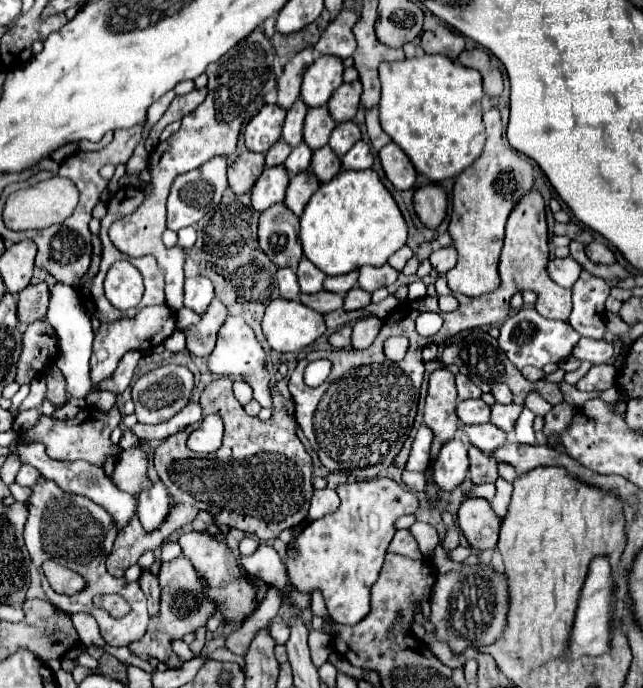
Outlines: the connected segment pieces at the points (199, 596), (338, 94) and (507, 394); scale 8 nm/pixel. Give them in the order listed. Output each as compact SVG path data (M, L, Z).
M183 554L171 562L161 564L159 584L161 584L161 614L157 618L151 618L151 624L149 624L143 640L133 642L129 648L131 648L131 652L135 652L139 656L147 654L147 656L169 662L169 668L179 668L183 662L177 658L175 652L171 652L171 640L183 638L185 634L195 632L199 626L205 626L211 616L219 614L219 608L211 598L207 598L205 580L197 574L197 570L189 562L189 558L185 558Z
M355 80L351 84L343 82L331 96L329 100L329 114L333 116L335 122L347 122L353 120L359 108L359 98L361 98L361 82Z
M497 384L497 386L493 386L491 394L495 396L495 400L497 400L499 404L511 404L511 402L513 402L513 394L511 394L509 386L505 386L505 384Z

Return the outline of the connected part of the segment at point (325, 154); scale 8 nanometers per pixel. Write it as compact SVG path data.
M323 146L313 152L311 170L313 170L313 174L317 174L319 182L325 184L341 170L341 160L335 156L335 152L329 146Z

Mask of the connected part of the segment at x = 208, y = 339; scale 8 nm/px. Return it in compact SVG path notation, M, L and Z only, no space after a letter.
M213 298L209 310L203 314L201 322L185 330L187 336L187 350L195 356L209 356L217 342L217 332L227 318L227 308L223 302Z

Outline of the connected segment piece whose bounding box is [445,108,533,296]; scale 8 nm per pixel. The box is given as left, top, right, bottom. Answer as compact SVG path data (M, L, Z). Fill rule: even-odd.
M491 108L489 112L483 114L483 124L487 128L487 142L473 166L469 166L461 176L457 176L455 186L453 186L453 212L451 212L451 222L449 222L449 234L453 240L455 250L459 252L459 260L455 268L451 268L445 278L447 284L453 292L461 292L465 296L481 296L485 292L491 292L499 286L499 274L497 274L497 264L499 264L499 254L503 248L503 234L505 234L505 222L513 210L513 206L529 194L533 188L533 164L529 158L515 148L507 146L503 142L503 126L501 126L501 116L497 108Z

